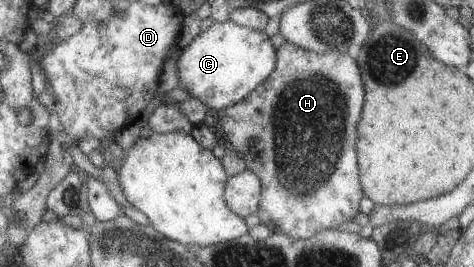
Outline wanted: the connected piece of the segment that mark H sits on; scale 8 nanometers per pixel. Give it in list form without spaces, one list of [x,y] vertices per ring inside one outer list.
[[[285,41],[278,48],[278,64],[276,71],[263,83],[251,96],[242,100],[239,104],[228,108],[222,118],[222,127],[229,139],[233,150],[247,162],[247,169],[258,174],[263,182],[263,194],[260,207],[256,215],[262,225],[265,225],[271,233],[281,233],[290,236],[293,240],[312,239],[321,231],[336,229],[342,224],[353,222],[354,218],[360,213],[360,202],[365,193],[360,184],[360,168],[358,168],[358,154],[356,154],[356,140],[358,140],[358,120],[364,108],[364,80],[358,62],[354,57],[334,52],[329,54],[314,53],[304,48],[299,48],[290,42]]]

